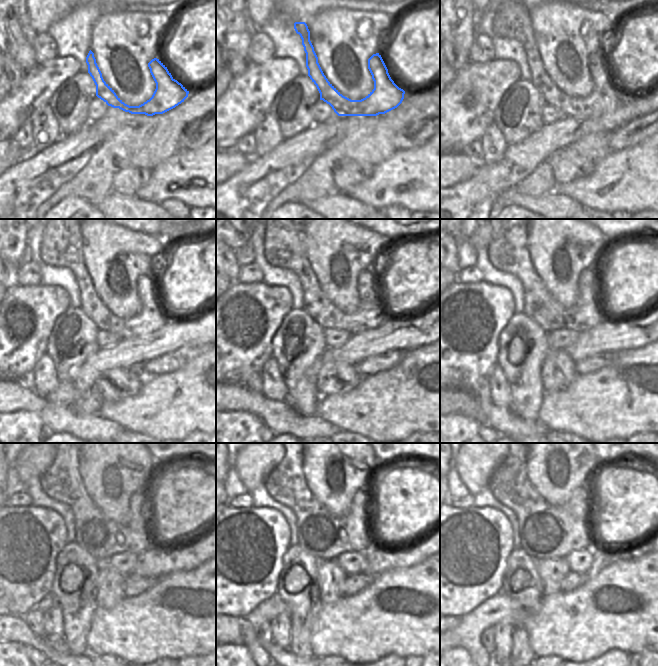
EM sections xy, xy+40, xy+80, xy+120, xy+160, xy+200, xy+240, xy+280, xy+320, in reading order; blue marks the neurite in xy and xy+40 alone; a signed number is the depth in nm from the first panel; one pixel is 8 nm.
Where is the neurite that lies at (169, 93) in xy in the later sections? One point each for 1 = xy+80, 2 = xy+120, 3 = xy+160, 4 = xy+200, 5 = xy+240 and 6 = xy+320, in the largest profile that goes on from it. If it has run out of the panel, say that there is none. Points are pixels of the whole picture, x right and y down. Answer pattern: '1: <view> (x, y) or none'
1: xy+80 (512, 21)
2: xy+120 (61, 245)
3: xy+160 (284, 247)
4: xy+200 (508, 252)
5: xy+240 (100, 536)
6: xy+320 (547, 532)

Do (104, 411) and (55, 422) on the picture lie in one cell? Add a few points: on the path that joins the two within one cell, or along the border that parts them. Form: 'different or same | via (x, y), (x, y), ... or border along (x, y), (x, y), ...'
different | border along (98, 413), (119, 424)

